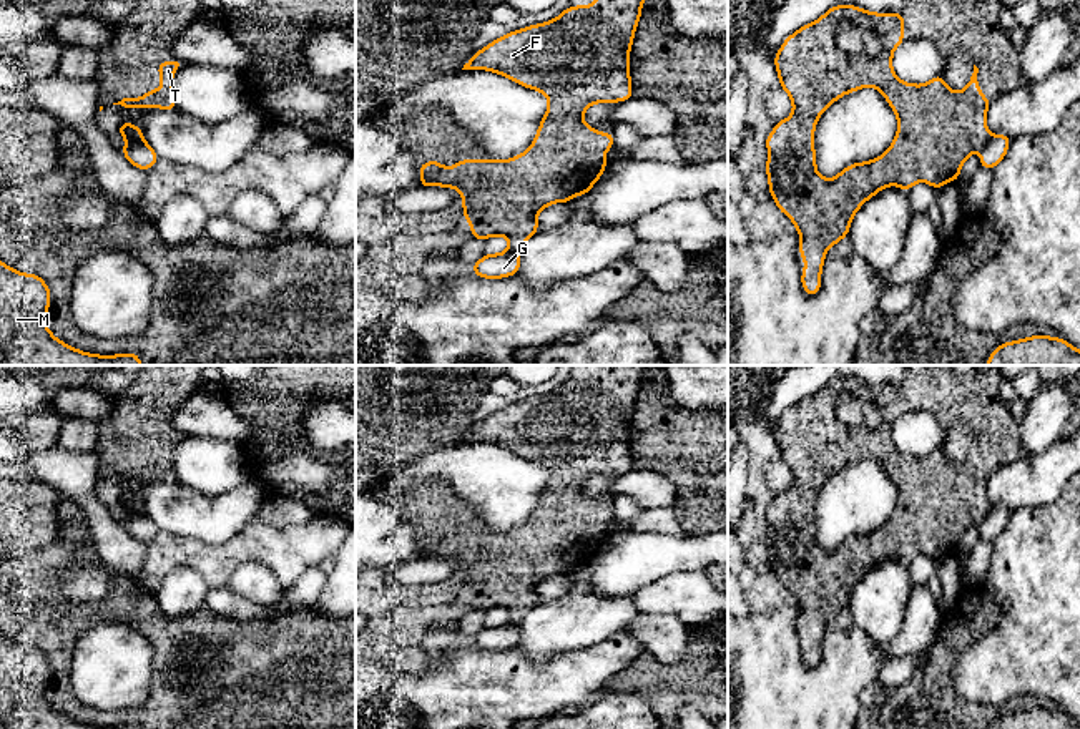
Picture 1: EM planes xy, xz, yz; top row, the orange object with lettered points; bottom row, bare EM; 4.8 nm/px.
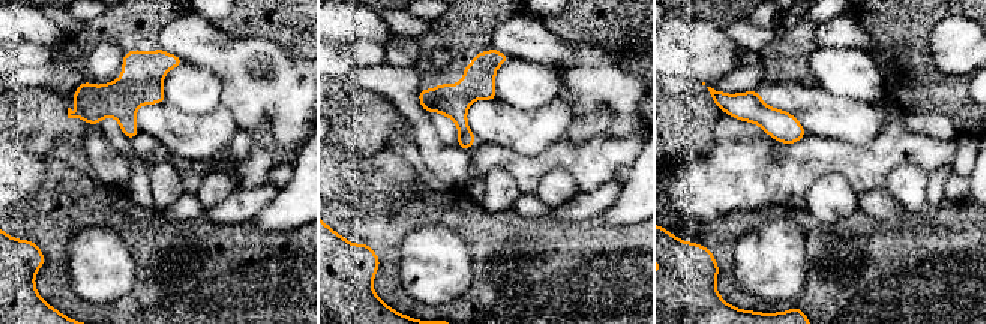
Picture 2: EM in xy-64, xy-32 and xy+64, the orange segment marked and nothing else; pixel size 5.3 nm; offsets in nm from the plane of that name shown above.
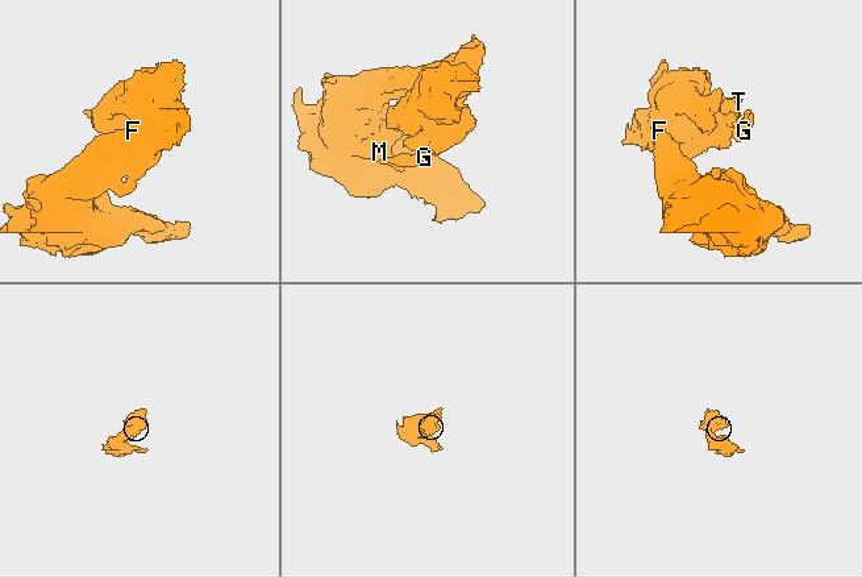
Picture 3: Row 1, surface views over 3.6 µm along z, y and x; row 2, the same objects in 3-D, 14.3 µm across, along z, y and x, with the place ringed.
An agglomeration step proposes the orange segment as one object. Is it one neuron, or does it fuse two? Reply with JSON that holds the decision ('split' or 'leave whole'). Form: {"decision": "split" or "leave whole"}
{"decision": "split"}

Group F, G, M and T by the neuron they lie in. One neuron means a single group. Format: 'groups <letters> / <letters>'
groups F M T / G

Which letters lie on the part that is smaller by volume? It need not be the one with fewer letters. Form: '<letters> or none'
G

